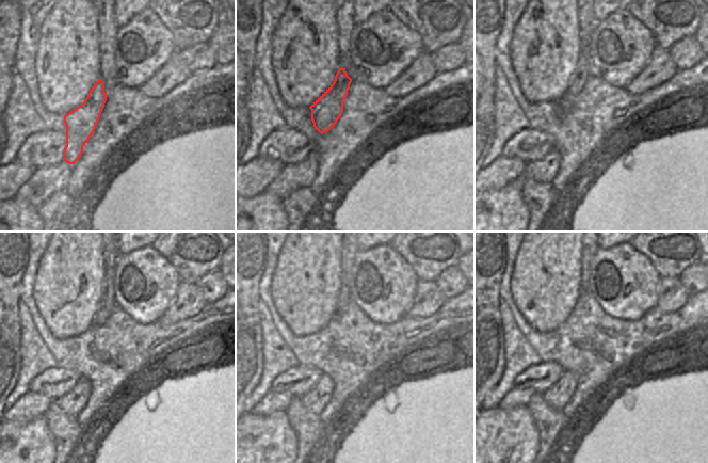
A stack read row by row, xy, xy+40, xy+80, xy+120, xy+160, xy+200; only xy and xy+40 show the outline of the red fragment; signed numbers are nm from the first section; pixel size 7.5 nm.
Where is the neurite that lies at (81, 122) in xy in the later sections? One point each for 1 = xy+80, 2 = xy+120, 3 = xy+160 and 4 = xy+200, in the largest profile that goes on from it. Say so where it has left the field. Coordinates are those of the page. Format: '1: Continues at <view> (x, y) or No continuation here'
1: Continues at xy+80 (581, 73)
2: Continues at xy+120 (107, 303)
3: Continues at xy+160 (348, 253)
4: Continues at xy+200 (588, 253).

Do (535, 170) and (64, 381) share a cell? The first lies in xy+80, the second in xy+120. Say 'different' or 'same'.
different

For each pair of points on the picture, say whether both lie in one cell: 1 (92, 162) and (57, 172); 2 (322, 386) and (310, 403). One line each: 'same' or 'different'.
1: different
2: same

